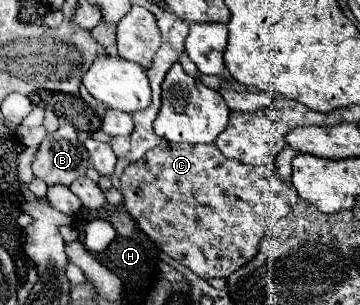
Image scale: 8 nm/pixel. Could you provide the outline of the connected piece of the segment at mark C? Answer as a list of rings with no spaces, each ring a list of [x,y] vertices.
[[[168,144],[166,148],[152,148],[124,170],[120,190],[126,210],[138,222],[140,230],[160,250],[204,280],[228,278],[236,268],[248,264],[248,260],[260,252],[260,240],[264,240],[266,230],[278,218],[286,216],[292,210],[292,204],[298,202],[296,190],[282,182],[272,166],[246,166],[228,160],[214,148],[214,144]]]

